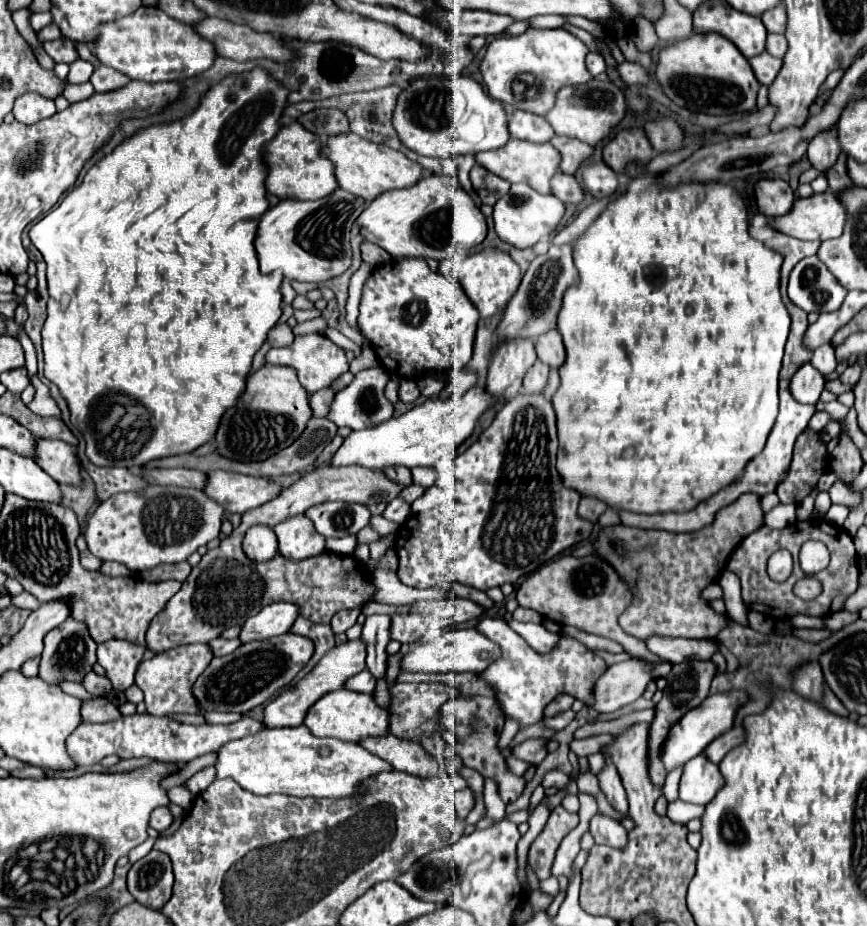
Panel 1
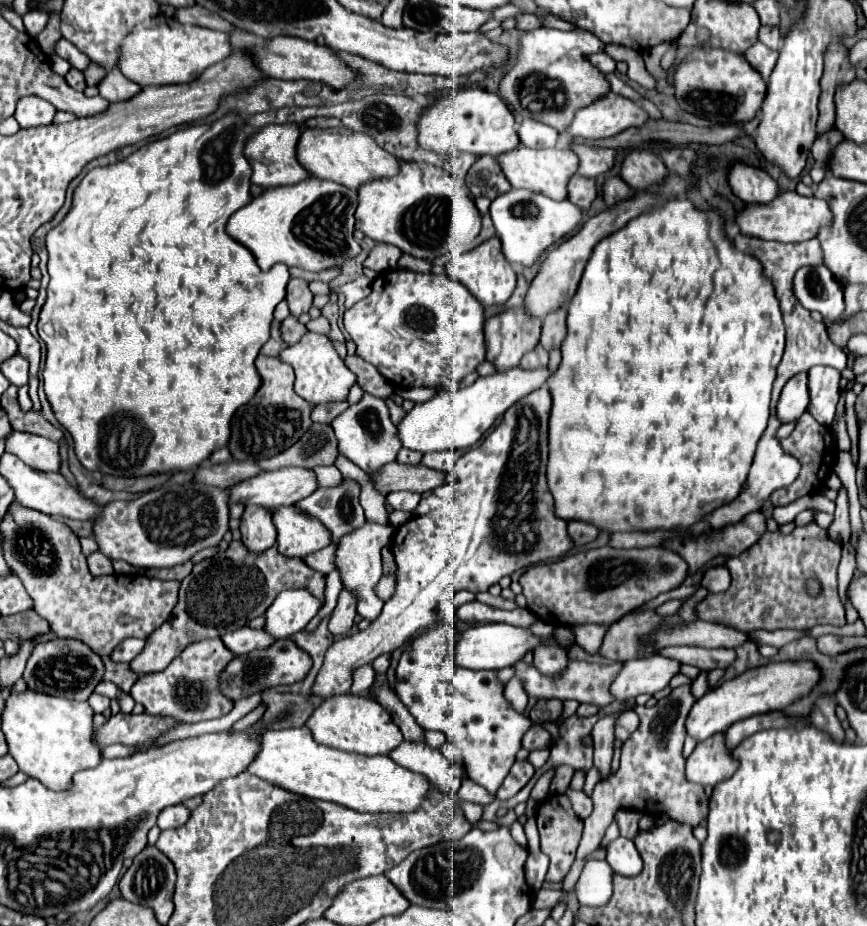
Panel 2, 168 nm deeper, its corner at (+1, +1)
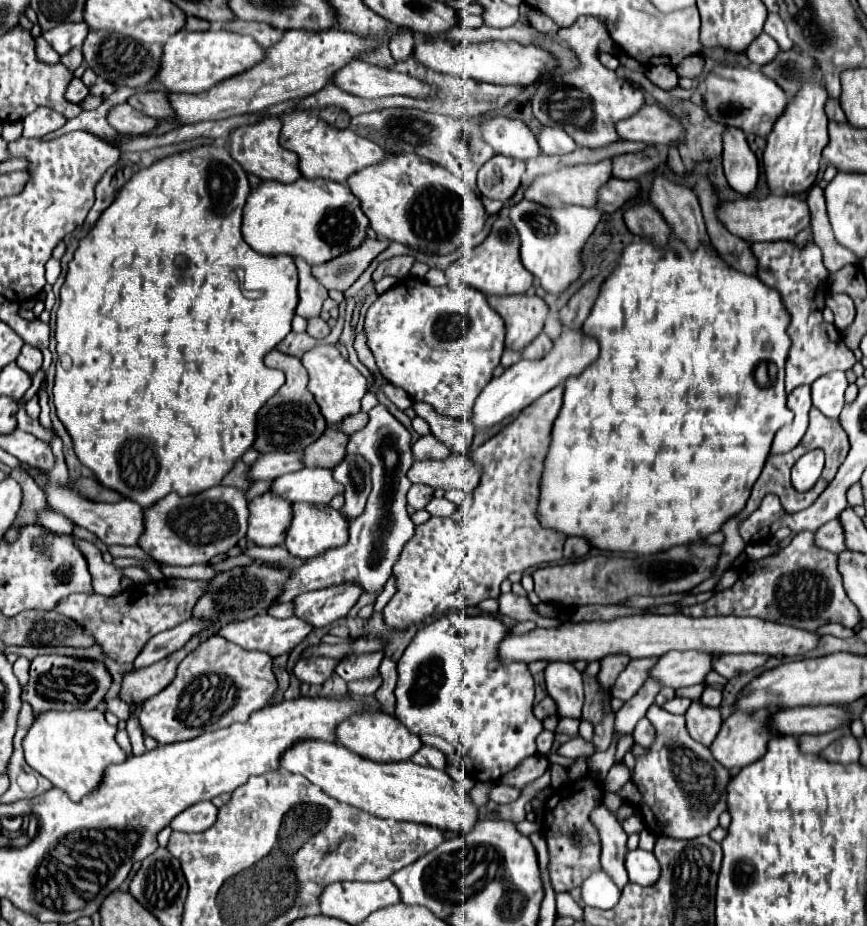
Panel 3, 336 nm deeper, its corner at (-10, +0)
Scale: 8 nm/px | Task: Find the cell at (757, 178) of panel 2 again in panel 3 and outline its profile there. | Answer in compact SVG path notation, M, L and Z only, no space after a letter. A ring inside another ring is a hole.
M727 127L723 135L723 167L729 185L741 193L749 195L759 183L759 165L755 153L749 149L743 131Z

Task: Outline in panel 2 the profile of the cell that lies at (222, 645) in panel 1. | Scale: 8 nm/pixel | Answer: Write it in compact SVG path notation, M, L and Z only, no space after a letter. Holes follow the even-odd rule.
M242 626L242 628L236 628L236 632L224 634L222 642L234 654L248 654L248 652L258 650L258 648L270 648L276 642L276 638L270 636L268 632L254 630L250 626Z

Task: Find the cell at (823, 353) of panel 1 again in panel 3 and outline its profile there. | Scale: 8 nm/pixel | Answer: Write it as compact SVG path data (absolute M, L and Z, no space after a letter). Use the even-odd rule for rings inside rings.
M843 371L827 373L813 381L811 395L815 395L815 407L829 419L837 419L843 409L843 395L847 389L847 377Z

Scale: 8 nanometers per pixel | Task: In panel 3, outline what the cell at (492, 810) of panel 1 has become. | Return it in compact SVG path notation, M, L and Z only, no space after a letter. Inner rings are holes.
M449 613L417 631L411 645L397 663L399 681L395 689L395 717L415 735L439 735L449 741L465 761L465 773L475 781L499 781L521 761L537 753L535 739L543 731L543 723L533 715L533 677L527 665L499 665L495 645L509 631L491 615Z

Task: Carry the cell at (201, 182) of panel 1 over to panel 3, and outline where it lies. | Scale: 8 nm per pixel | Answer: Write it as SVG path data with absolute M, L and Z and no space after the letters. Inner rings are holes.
M201 145L197 149L189 149L189 151L181 151L181 153L173 153L173 155L167 155L159 161L155 161L153 165L137 171L117 193L115 193L115 199L113 203L99 215L99 219L95 221L95 225L89 229L89 233L79 241L79 247L73 255L73 259L69 261L69 271L67 271L67 277L65 277L65 283L61 287L61 303L59 303L59 309L57 309L57 321L55 321L55 339L57 339L57 375L55 375L55 387L53 387L53 403L57 407L57 417L61 419L61 423L65 425L65 429L69 431L69 435L73 437L73 445L75 445L75 453L79 457L79 461L89 467L99 481L103 481L103 485L109 485L109 489L115 489L119 493L125 493L125 497L137 501L141 507L149 507L153 505L155 501L159 501L161 497L165 497L167 493L175 491L179 495L191 495L191 493L199 493L201 489L209 489L213 485L217 485L223 475L233 467L233 463L251 447L251 441L255 441L255 417L257 417L257 411L265 405L267 399L271 399L279 387L285 383L285 375L283 371L275 371L275 369L269 369L265 367L263 363L263 357L265 353L269 353L271 349L275 349L275 345L285 339L285 335L291 331L291 319L295 315L295 307L297 307L297 265L293 263L291 257L263 257L259 253L255 253L241 237L241 209L245 207L245 201L251 193L251 187L249 187L249 179L247 179L247 171L243 171L243 167L231 157L229 149L227 147L215 147L215 145ZM237 269L243 269L245 271L245 287L247 289L259 289L263 295L259 299L247 299L243 297L241 293L241 287L239 287L239 279L237 279Z

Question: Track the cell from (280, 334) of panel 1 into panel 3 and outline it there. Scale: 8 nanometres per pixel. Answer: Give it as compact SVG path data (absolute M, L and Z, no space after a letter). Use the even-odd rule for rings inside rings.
M315 317L315 319L309 319L307 321L307 333L315 339L323 339L329 335L329 325L321 319L321 317Z

